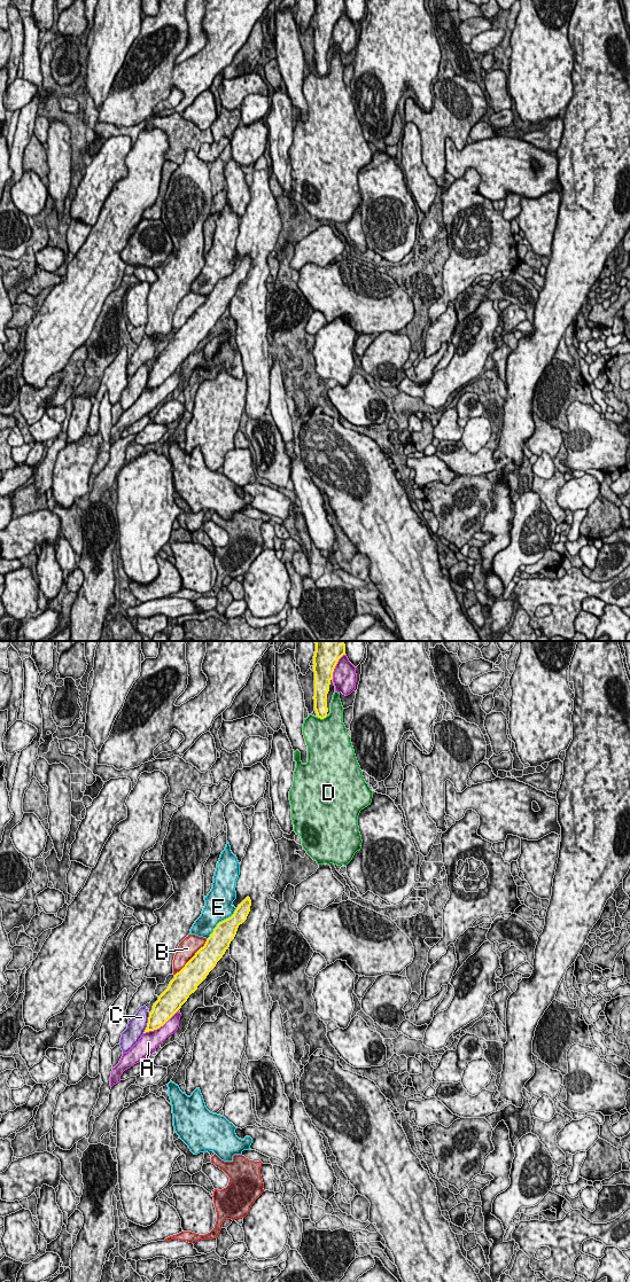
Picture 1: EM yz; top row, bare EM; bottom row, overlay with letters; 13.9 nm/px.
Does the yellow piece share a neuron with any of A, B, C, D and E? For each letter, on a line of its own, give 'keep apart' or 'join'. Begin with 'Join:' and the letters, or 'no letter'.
Join: A
A: join
B: keep apart
C: keep apart
D: keep apart
E: keep apart

